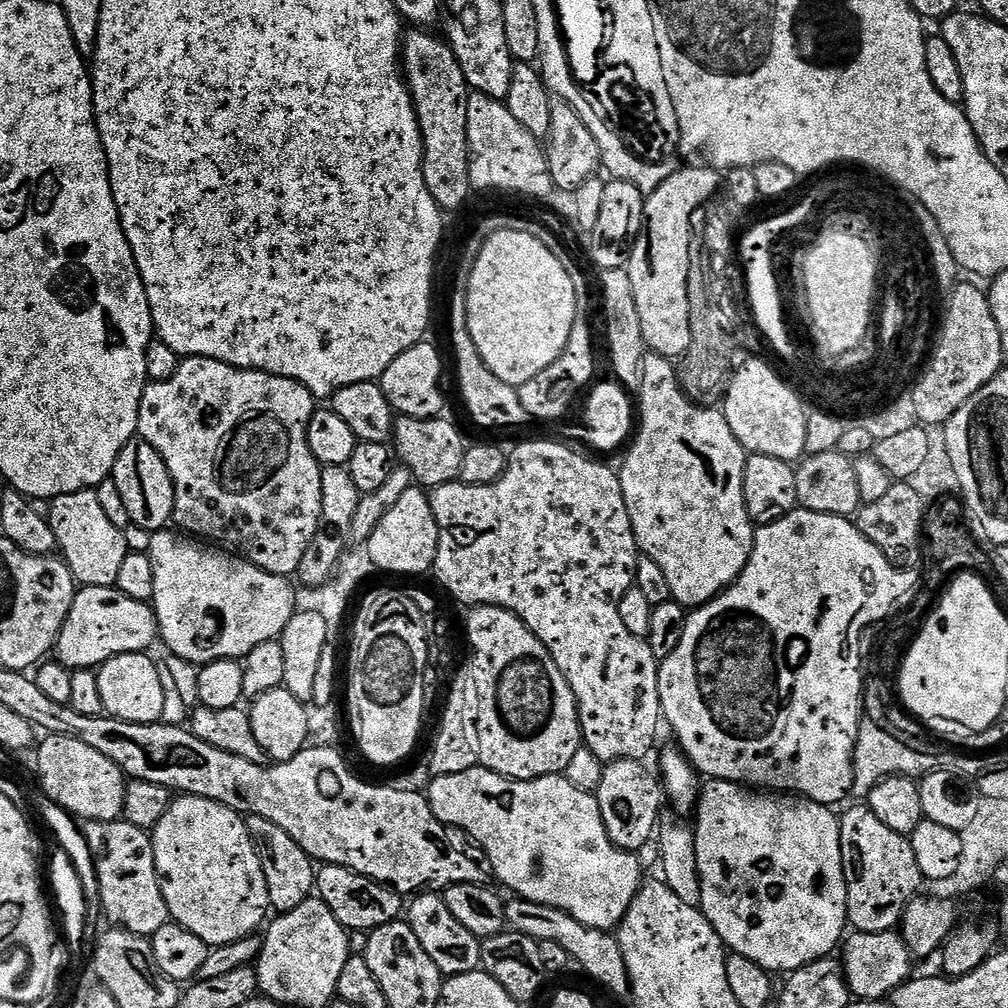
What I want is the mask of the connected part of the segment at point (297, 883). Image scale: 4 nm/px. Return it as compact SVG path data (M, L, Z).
M248 816L246 823L262 862L262 874L266 874L269 905L280 914L302 906L302 902L313 895L316 886L318 868L312 857L298 846L298 842L294 842L294 838L290 838L290 834L286 834L286 830L282 830L282 826L274 826L270 818Z

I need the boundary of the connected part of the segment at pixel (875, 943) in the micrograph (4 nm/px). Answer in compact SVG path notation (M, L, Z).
M896 930L856 932L843 941L843 952L844 980L849 993L858 1000L884 1000L891 997L892 991L905 984L913 975L914 957L904 944L903 936Z

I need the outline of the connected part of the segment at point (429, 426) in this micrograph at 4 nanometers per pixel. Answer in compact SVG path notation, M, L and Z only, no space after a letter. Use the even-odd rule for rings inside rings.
M400 416L396 421L395 455L403 467L410 469L413 481L428 490L453 483L462 470L466 439L450 421L444 419L419 420Z

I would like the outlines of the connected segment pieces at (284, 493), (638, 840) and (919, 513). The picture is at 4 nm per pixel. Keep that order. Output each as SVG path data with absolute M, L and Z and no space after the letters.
M189 356L180 365L180 369L173 374L169 380L157 380L149 383L142 394L140 403L140 427L138 429L139 439L150 442L154 450L166 462L170 470L170 478L174 482L176 490L188 490L188 486L194 490L196 488L218 488L220 484L226 486L224 490L238 494L240 492L258 492L258 502L268 502L268 504L284 504L284 508L268 508L268 550L258 550L258 562L262 570L266 570L275 576L285 578L299 573L300 564L306 559L312 541L316 538L316 533L320 531L320 515L322 514L322 474L321 464L314 458L314 454L308 445L308 423L313 412L317 411L318 404L314 399L312 391L304 384L299 384L296 380L291 380L285 376L275 376L269 372L255 372L252 368L235 368L229 364L223 364L210 358L201 356Z
M614 760L605 767L602 782L594 794L602 810L602 822L610 842L627 852L637 853L648 839L655 837L662 815L662 784L644 769L639 760Z
M893 482L890 491L883 498L878 498L878 502L870 502L861 507L854 523L860 532L886 558L891 564L896 565L901 570L907 570L921 563L922 560L922 533L924 531L924 518L926 515L925 497L918 494L918 490L908 482Z

